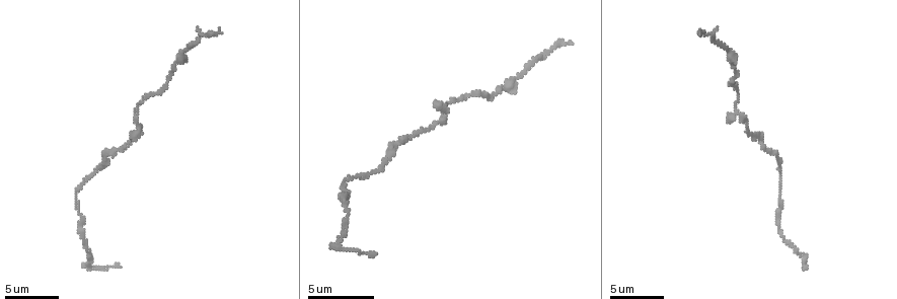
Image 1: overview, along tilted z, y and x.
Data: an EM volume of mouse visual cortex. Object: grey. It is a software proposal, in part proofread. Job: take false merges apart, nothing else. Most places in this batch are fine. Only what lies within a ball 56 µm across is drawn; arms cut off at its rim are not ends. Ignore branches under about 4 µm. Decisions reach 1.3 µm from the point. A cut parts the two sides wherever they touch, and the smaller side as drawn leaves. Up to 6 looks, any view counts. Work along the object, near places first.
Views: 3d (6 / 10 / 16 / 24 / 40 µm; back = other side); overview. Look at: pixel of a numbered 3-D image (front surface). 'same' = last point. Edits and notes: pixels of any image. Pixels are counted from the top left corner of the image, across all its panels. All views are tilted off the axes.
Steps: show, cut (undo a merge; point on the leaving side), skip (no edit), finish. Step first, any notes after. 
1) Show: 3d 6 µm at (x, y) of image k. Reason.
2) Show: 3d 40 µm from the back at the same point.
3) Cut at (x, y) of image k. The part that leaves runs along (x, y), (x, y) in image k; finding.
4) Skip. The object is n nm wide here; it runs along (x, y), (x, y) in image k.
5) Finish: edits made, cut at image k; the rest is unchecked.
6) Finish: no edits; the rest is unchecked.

Show: 3d 6 µm at (773, 154) of image 1. Thick turns thin.

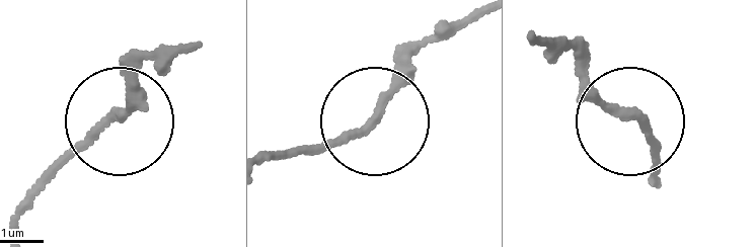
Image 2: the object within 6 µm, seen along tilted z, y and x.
Skip. The object is 190 nm wide here; it runs along (554, 40), (594, 96), (645, 136), (655, 174) in image 2; one neuron here.

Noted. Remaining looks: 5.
Show: 3d 6 µm at (138, 125) of image 1. Four-way junction.

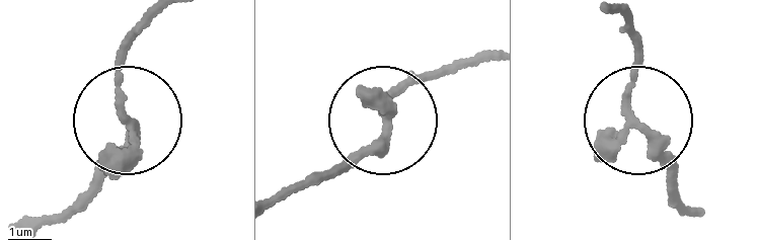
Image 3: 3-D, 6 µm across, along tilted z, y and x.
Skip. The object is 200 nm wide here; it runs along (51, 215), (124, 143), (133, 29) in image 3; continuous, no second neuron.

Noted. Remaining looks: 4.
Show: 3d 10 µm at (727, 47) of image 1. Sudden change in width.

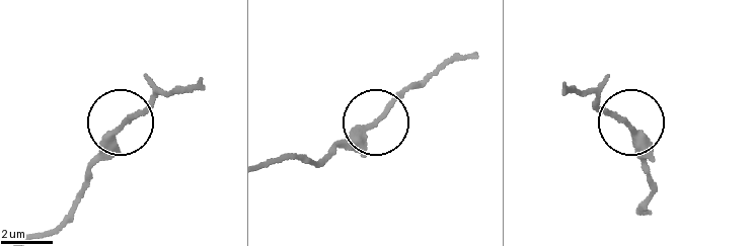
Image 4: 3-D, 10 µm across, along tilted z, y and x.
Show: 3d 10 µm from the back at (629, 126) of image 4.

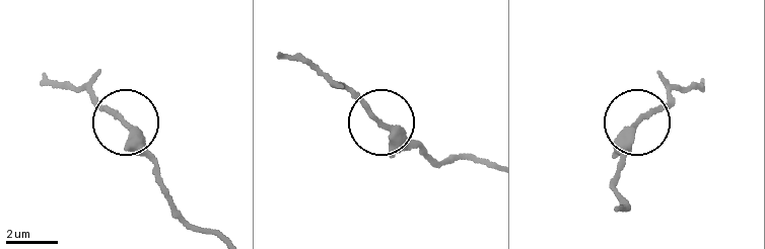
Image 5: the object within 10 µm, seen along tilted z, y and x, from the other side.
Skip. It runs along (622, 210), (614, 187), (625, 131), (670, 98) in image 5; one neuron here.

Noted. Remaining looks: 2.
Finish: no edits; the rest is unchecked.

